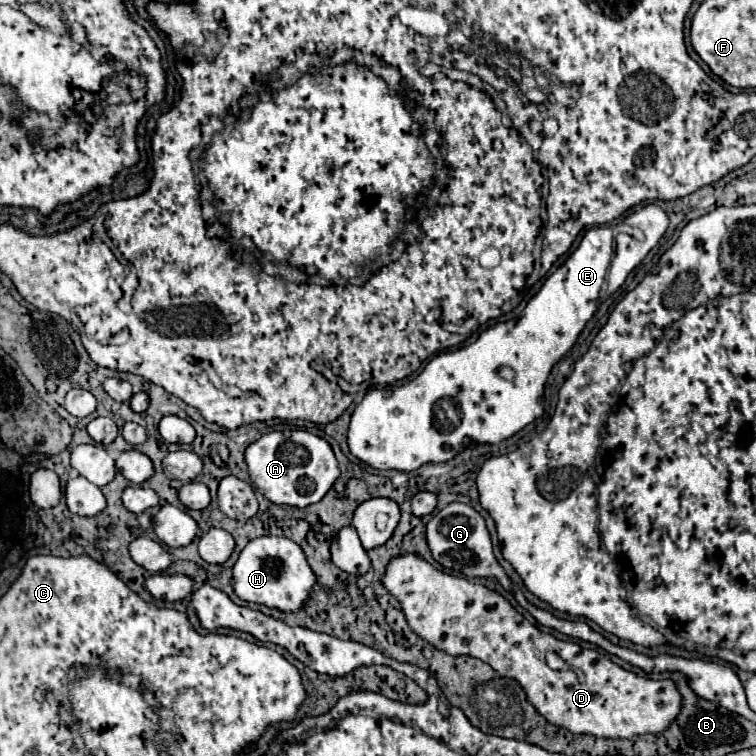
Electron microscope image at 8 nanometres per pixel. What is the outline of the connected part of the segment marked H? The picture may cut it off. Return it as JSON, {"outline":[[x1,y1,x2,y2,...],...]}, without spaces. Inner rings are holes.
{"outline":[[262,536,254,538,246,544,246,548,240,552,234,568,232,568,232,588,236,596,250,604,264,604,268,608,276,608,280,612,298,612,306,602,310,600,310,590,314,590,314,570,310,570,310,564,302,552,302,548,292,542,290,538,280,536],[270,560,280,562,280,572,276,564]]}

